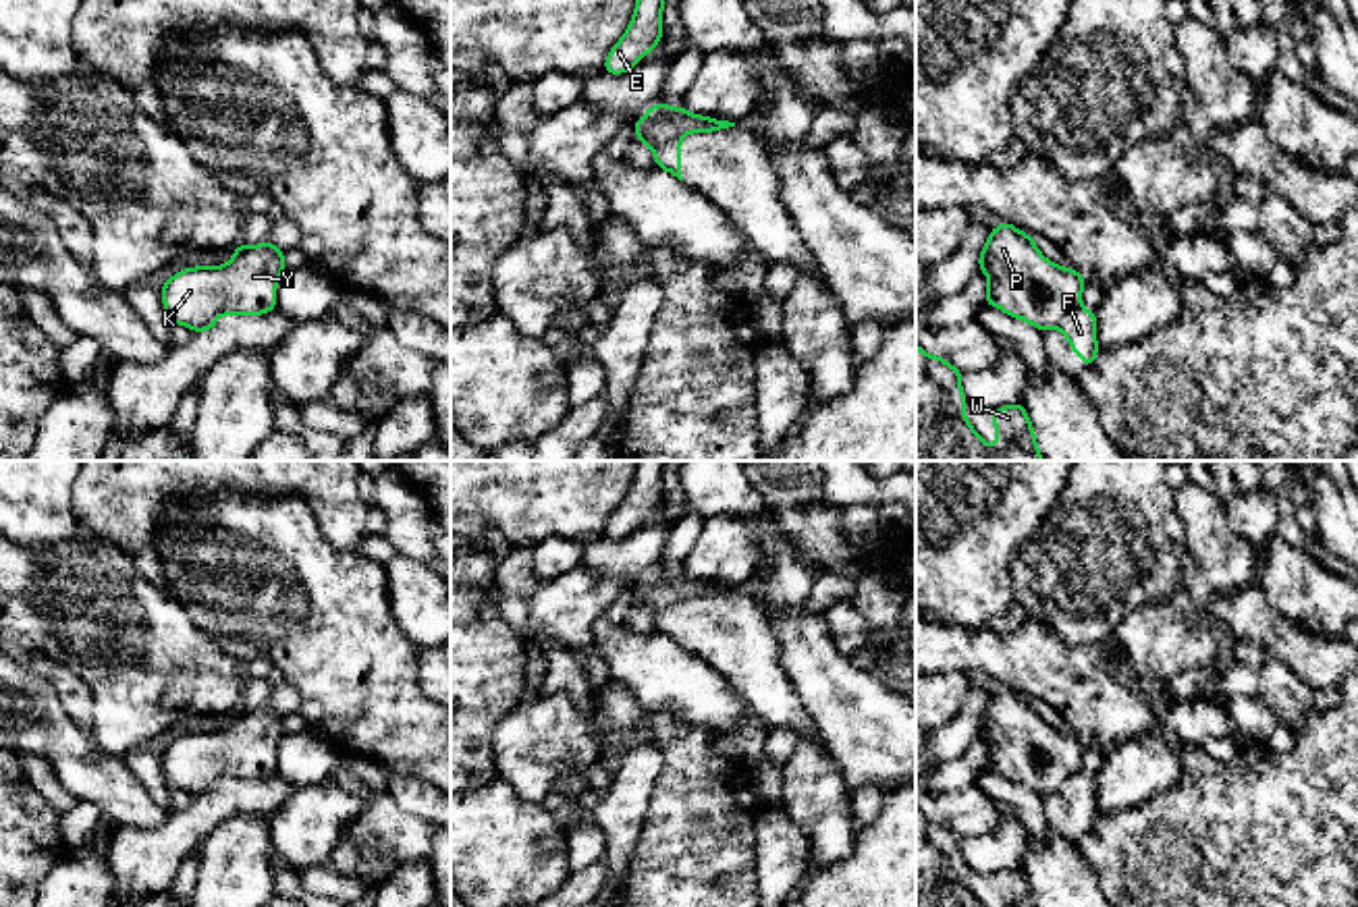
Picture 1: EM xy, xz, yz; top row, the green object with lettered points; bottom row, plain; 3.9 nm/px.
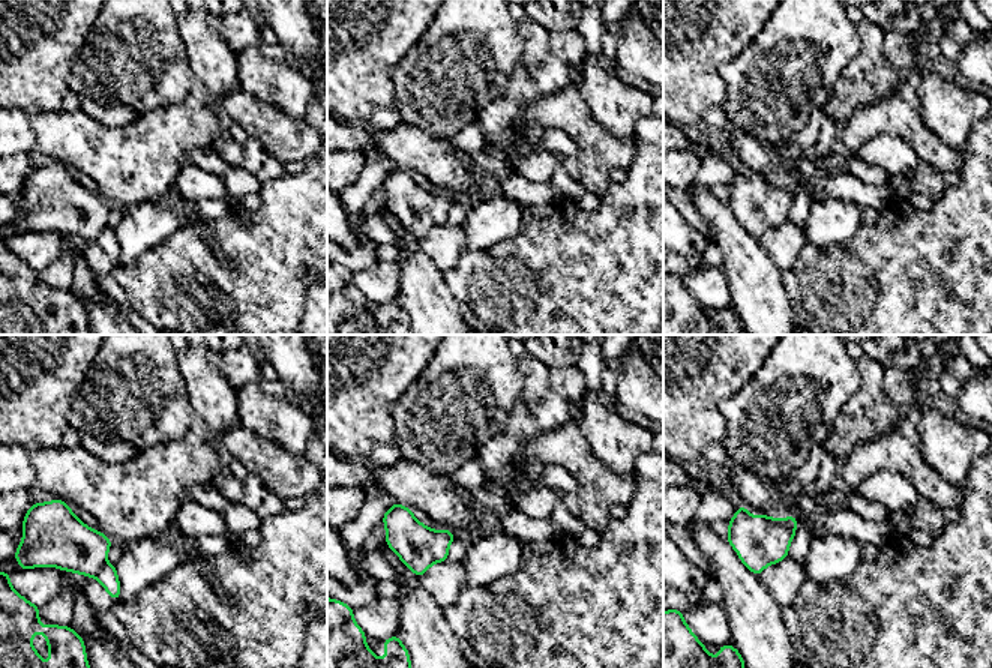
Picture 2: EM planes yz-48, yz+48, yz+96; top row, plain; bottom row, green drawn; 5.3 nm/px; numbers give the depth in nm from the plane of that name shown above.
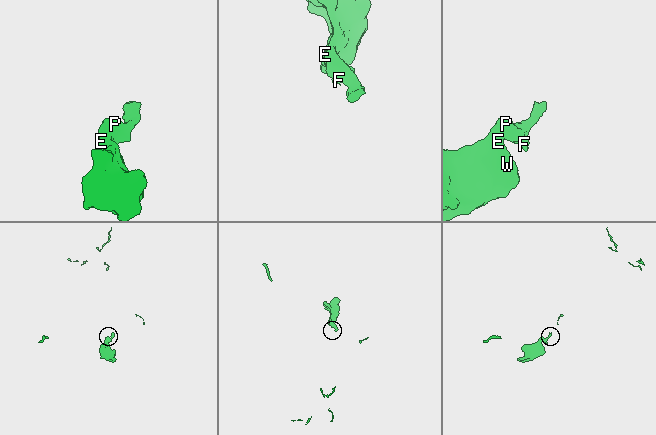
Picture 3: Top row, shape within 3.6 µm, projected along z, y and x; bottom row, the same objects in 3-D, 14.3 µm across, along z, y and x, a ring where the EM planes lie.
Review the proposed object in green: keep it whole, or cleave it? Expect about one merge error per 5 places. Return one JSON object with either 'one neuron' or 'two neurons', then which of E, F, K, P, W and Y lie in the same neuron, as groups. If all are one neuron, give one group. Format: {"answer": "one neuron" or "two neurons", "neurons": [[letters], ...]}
{"answer": "two neurons", "neurons": [["E", "K", "P", "W", "Y"], ["F"]]}

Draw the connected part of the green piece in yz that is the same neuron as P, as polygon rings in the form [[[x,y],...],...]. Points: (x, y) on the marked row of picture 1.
[[[1001,222],[990,230],[978,259],[988,276],[982,303],[995,305],[1040,332],[1057,328],[1061,318],[1080,307],[1086,278],[1049,262],[1034,245],[1034,237]]]

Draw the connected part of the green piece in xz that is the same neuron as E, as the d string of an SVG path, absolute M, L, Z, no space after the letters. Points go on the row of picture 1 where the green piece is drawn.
M637 0L623 37L610 48L604 73L623 75L631 71L662 39L664 0Z

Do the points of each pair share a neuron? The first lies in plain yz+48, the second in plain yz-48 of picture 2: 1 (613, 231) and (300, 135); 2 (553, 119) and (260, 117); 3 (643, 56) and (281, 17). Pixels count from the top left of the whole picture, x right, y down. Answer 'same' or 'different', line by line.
1: different
2: same
3: same

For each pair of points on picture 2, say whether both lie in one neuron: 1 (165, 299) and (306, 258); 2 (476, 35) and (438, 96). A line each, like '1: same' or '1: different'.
1: same
2: same

